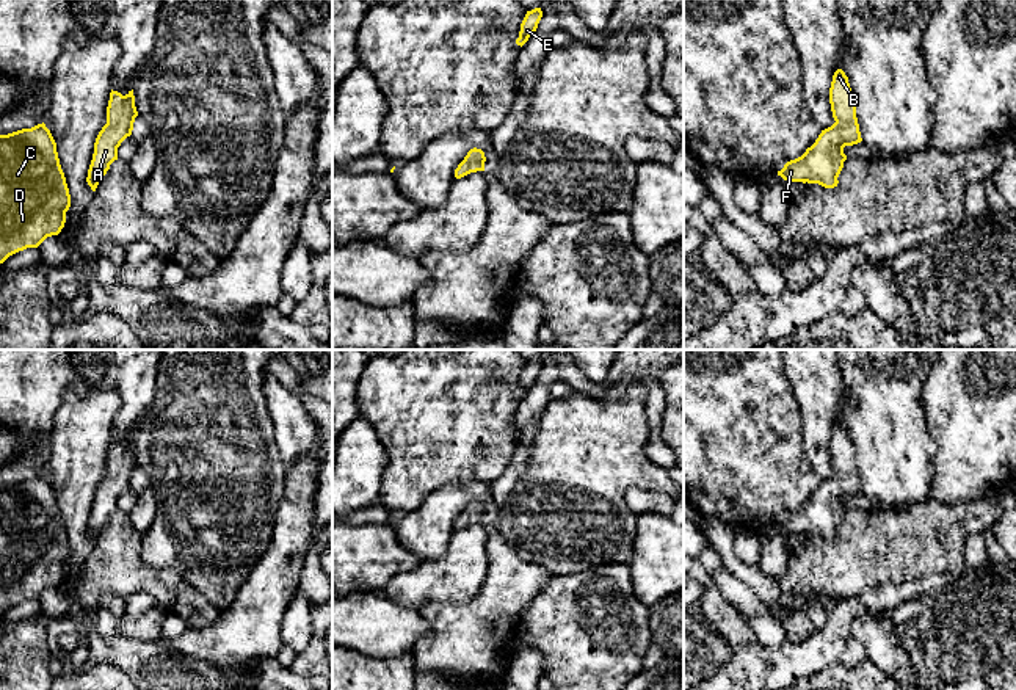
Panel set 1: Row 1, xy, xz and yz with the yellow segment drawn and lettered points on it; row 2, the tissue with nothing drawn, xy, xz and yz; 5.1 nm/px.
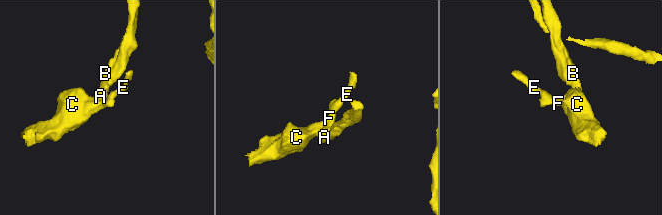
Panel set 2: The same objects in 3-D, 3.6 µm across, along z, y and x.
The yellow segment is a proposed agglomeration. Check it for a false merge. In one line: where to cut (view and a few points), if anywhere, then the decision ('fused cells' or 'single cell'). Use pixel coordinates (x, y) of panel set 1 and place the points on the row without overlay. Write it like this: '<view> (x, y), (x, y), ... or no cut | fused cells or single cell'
no cut | single cell

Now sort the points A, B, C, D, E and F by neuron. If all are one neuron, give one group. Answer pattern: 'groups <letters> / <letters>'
groups A B C D E F

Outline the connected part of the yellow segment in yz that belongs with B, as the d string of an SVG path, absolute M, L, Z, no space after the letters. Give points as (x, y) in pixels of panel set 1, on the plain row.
M837 420L833 427L829 455L836 474L822 481L815 494L801 508L787 513L778 522L778 527L784 532L818 535L825 539L837 538L837 528L847 511L844 499L862 492L856 469L856 452L842 420Z

